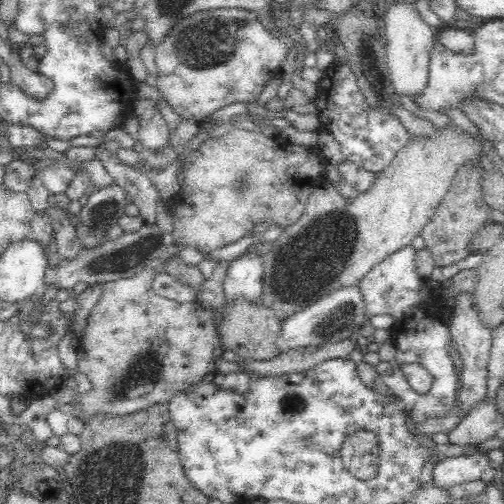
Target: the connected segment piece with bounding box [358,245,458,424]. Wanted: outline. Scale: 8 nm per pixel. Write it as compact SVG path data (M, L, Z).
M410 245L393 252L390 256L386 256L380 264L376 264L376 266L362 278L358 285L363 296L367 317L378 316L378 314L388 314L388 316L392 316L392 318L396 320L390 336L390 338L394 340L394 347L392 348L393 362L395 362L395 364L420 364L432 375L433 382L430 390L428 390L426 394L418 394L418 392L410 386L403 371L391 363L391 358L389 363L382 362L378 366L384 378L384 384L390 388L401 404L408 410L412 422L418 424L418 422L424 422L426 418L443 417L454 408L458 375L456 375L456 369L454 369L454 361L452 361L452 357L450 357L448 353L448 346L453 342L450 332L448 331L448 322L441 319L439 315L441 309L434 306L436 303L438 304L438 298L430 294L426 297L422 297L422 294L424 294L422 290L424 290L426 281L422 280L422 277L418 275L418 271L416 271L415 252L416 250L414 247Z

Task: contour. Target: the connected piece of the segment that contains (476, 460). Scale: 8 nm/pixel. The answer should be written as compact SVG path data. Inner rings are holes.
M478 450L473 454L444 457L433 468L433 483L448 491L450 486L481 480L480 476L489 467L486 453Z

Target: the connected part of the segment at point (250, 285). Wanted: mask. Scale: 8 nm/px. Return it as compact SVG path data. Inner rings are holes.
M246 249L232 260L226 271L222 284L226 303L233 303L236 299L246 299L250 303L260 300L263 274L262 257L254 249Z

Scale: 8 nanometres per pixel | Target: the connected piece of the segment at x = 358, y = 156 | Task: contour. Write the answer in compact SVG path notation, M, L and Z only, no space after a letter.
M334 61L326 68L317 86L315 105L321 128L332 134L341 147L341 154L356 165L370 172L381 173L392 164L396 152L411 142L411 137L400 120L388 112L380 113L368 106L349 64Z

